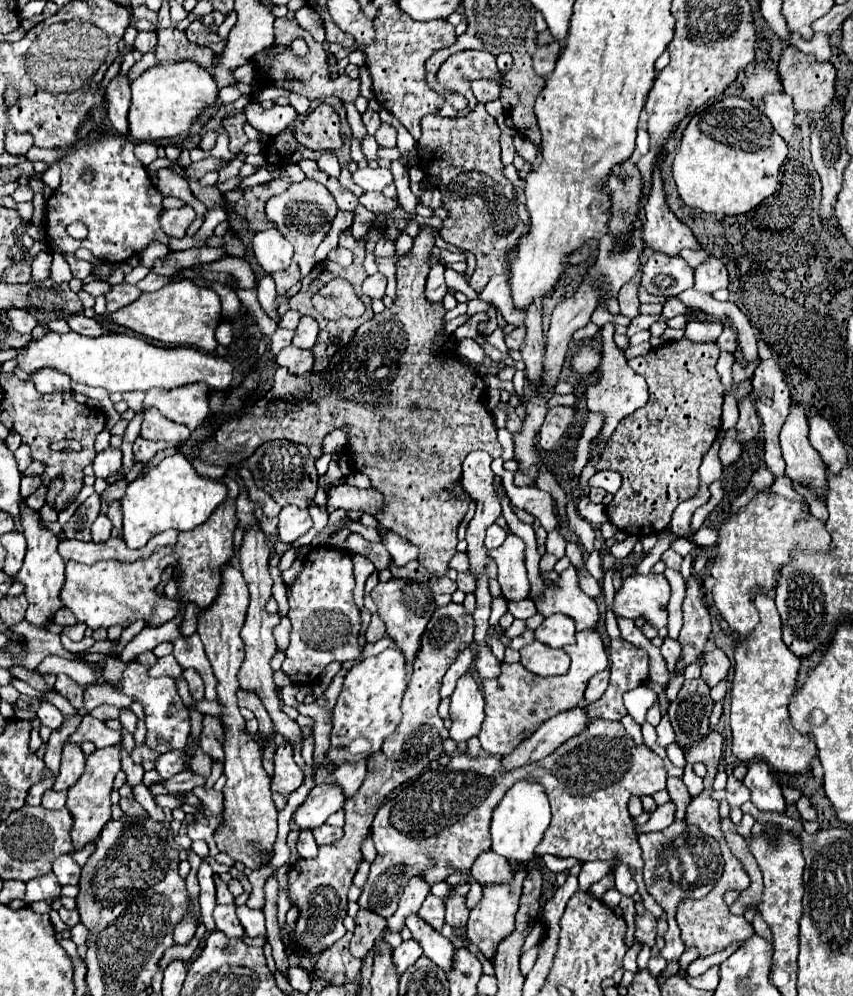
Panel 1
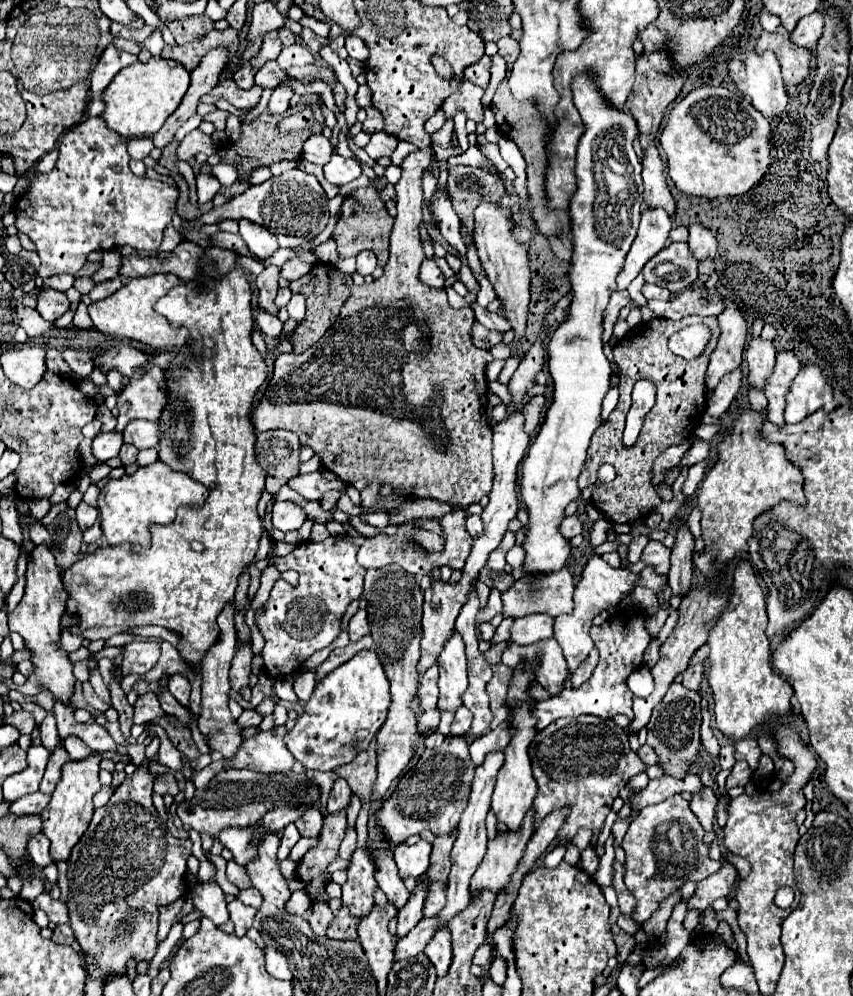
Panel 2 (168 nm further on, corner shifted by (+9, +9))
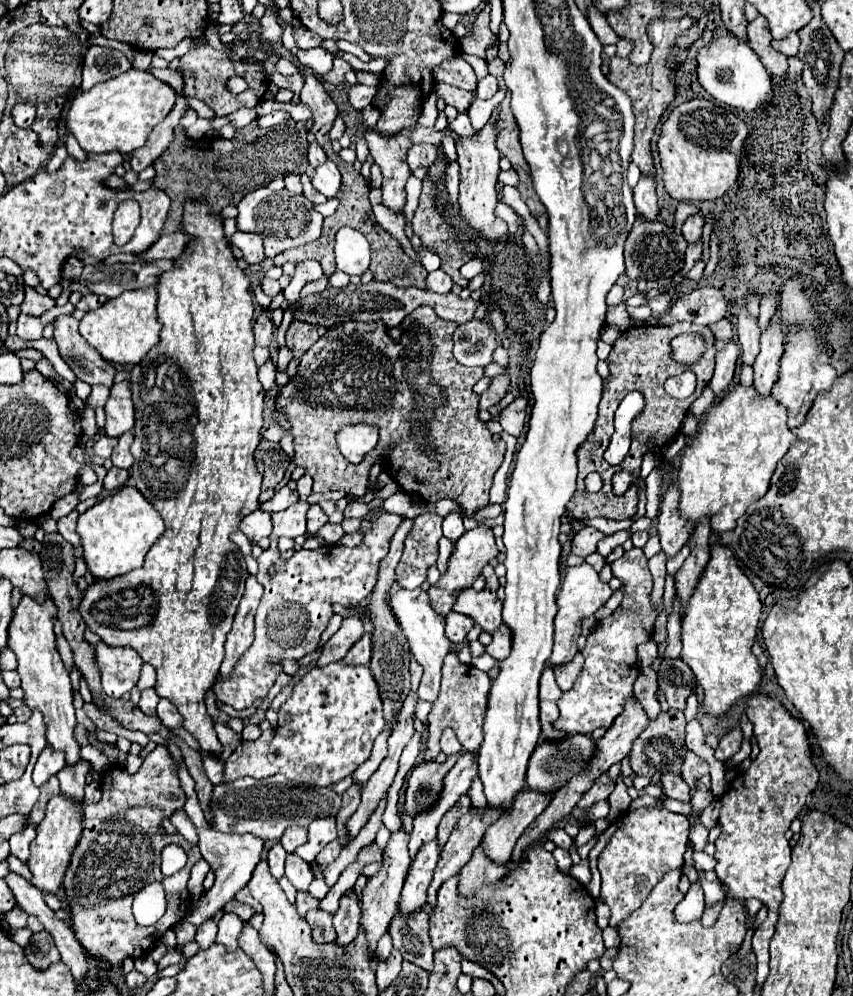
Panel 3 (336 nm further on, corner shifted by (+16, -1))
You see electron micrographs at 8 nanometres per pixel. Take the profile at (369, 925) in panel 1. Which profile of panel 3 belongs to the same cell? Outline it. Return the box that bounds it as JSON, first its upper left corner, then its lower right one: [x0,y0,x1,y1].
[306,908,336,944]

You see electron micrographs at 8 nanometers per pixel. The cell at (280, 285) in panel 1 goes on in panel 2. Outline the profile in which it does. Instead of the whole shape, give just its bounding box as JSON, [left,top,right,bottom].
[257,266,279,314]

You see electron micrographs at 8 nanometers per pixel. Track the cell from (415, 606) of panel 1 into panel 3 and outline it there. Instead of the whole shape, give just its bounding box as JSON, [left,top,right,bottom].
[364,520,412,722]

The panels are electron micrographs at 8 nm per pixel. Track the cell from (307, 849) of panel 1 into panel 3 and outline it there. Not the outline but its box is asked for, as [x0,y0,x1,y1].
[266,842,286,880]

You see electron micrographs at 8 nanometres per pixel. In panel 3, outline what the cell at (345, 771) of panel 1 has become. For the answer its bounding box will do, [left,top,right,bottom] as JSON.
[296,818,336,864]

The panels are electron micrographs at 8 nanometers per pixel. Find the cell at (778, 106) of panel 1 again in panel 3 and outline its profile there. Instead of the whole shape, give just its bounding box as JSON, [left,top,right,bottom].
[696,34,772,112]

